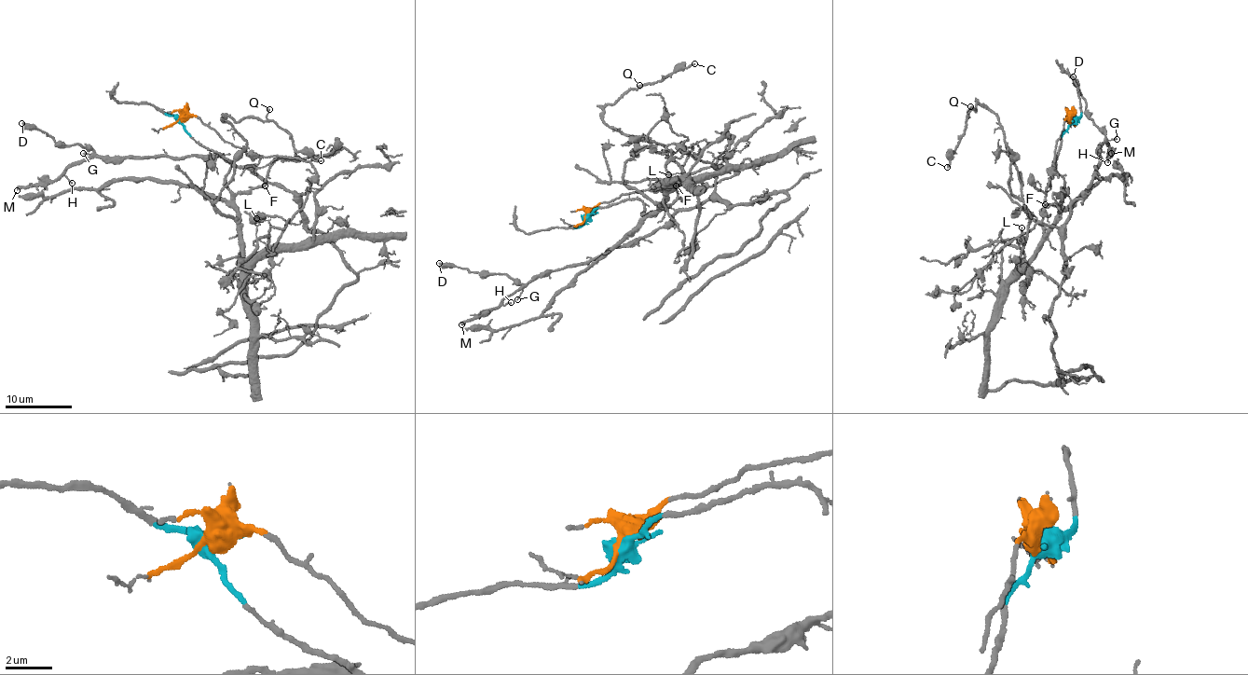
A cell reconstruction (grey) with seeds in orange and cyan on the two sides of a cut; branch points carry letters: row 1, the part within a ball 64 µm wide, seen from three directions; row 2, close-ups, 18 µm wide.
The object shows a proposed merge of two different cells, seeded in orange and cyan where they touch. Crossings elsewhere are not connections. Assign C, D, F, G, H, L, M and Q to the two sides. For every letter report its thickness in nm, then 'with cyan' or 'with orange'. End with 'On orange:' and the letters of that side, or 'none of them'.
C: 190 nm thick; with cyan
D: 360 nm thick; with orange
F: 240 nm thick; with cyan
G: 140 nm thick; with orange
H: 110 nm thick; with orange
L: 130 nm thick; with cyan
M: 360 nm thick; with orange
Q: 140 nm thick; with cyan
On orange: D, G, H, M

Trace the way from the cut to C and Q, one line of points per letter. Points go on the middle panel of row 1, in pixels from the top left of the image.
C: (586, 215), (627, 199), (639, 200), (644, 215), (657, 210), (624, 182), (637, 141), (602, 111), (694, 62)
Q: (586, 215), (627, 199), (644, 215), (657, 210), (624, 182), (637, 141), (603, 120), (640, 86)

